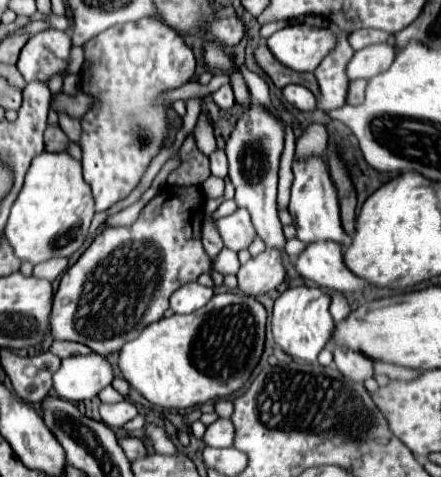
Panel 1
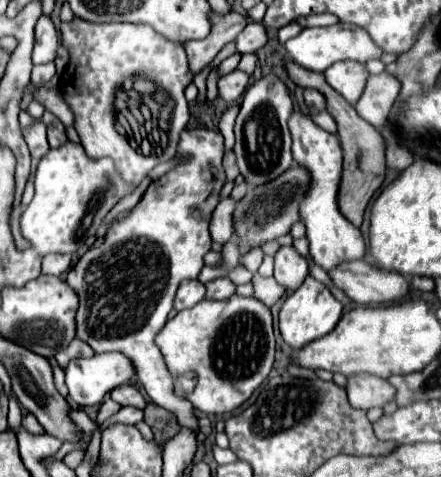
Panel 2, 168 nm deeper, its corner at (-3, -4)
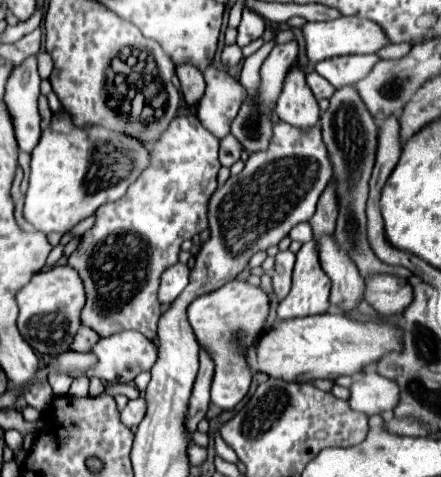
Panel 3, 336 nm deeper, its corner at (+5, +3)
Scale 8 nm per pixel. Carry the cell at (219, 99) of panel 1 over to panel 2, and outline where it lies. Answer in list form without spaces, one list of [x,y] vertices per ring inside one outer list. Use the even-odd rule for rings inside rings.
[[[234,69],[228,75],[222,75],[220,81],[218,81],[220,97],[226,99],[226,101],[236,101],[246,91],[248,79],[250,79],[250,75],[240,71],[240,69]]]

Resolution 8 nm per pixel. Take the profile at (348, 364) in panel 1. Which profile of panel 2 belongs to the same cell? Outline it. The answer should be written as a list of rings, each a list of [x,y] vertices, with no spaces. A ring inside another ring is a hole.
[[[372,375],[350,377],[346,391],[348,391],[350,405],[362,411],[368,411],[372,407],[384,407],[396,397],[396,389],[386,379],[372,377]]]

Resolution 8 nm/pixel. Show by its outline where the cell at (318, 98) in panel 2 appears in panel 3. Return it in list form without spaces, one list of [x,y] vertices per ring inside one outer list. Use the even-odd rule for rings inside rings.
[[[316,72],[306,74],[306,84],[308,84],[308,88],[312,90],[312,94],[314,94],[316,100],[320,100],[320,98],[330,98],[330,96],[336,92],[336,88],[334,88],[328,80],[324,80],[320,74],[316,74]]]

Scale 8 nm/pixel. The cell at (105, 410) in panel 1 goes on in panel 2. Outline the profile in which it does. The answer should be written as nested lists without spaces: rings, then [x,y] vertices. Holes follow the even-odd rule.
[[[122,407],[116,415],[112,415],[112,417],[106,421],[106,425],[110,425],[110,423],[136,425],[136,423],[142,421],[142,419],[144,419],[144,411],[140,411],[140,409],[136,409],[136,407]]]

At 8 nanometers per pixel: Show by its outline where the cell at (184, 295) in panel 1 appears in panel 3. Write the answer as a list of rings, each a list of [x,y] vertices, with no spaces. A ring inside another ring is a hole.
[[[174,264],[172,268],[168,268],[168,272],[162,274],[162,282],[160,282],[160,290],[158,290],[158,300],[168,306],[172,304],[182,290],[188,286],[188,278],[190,278],[190,270],[186,264]]]

